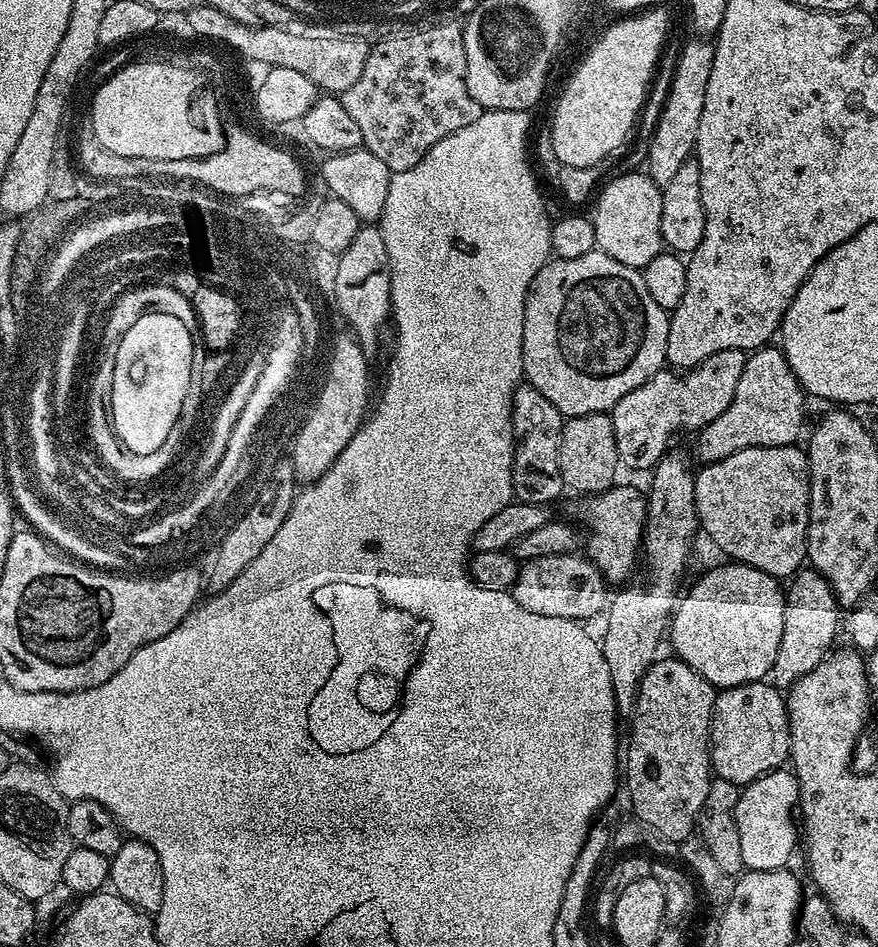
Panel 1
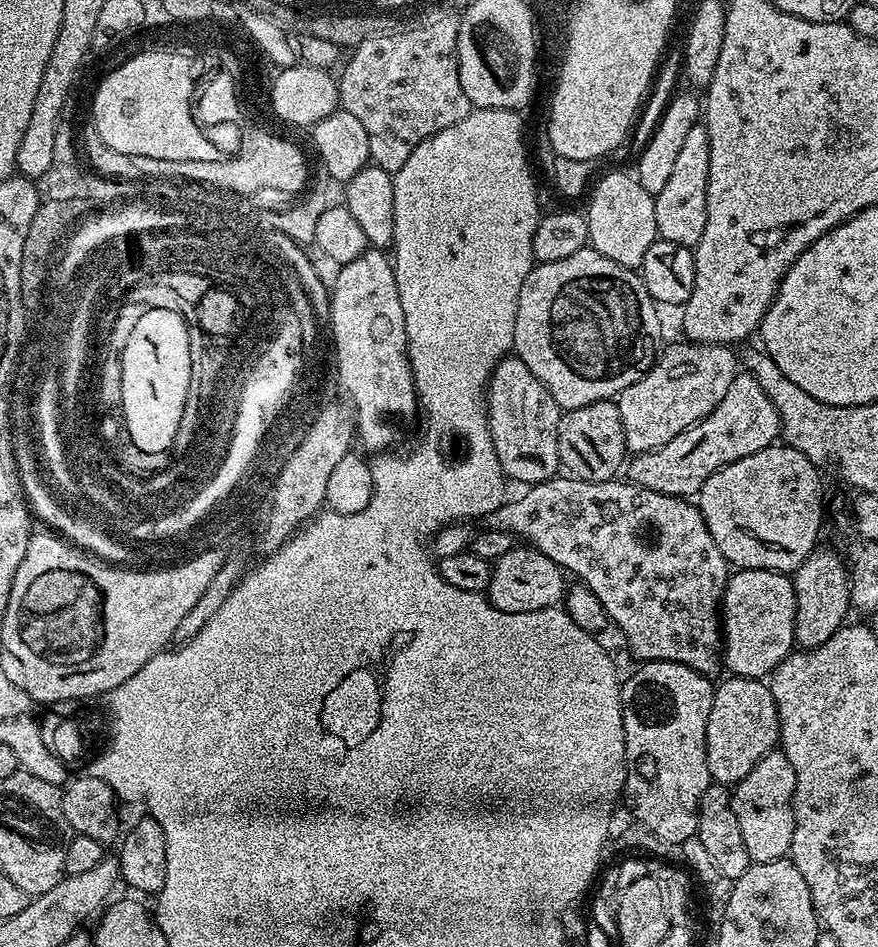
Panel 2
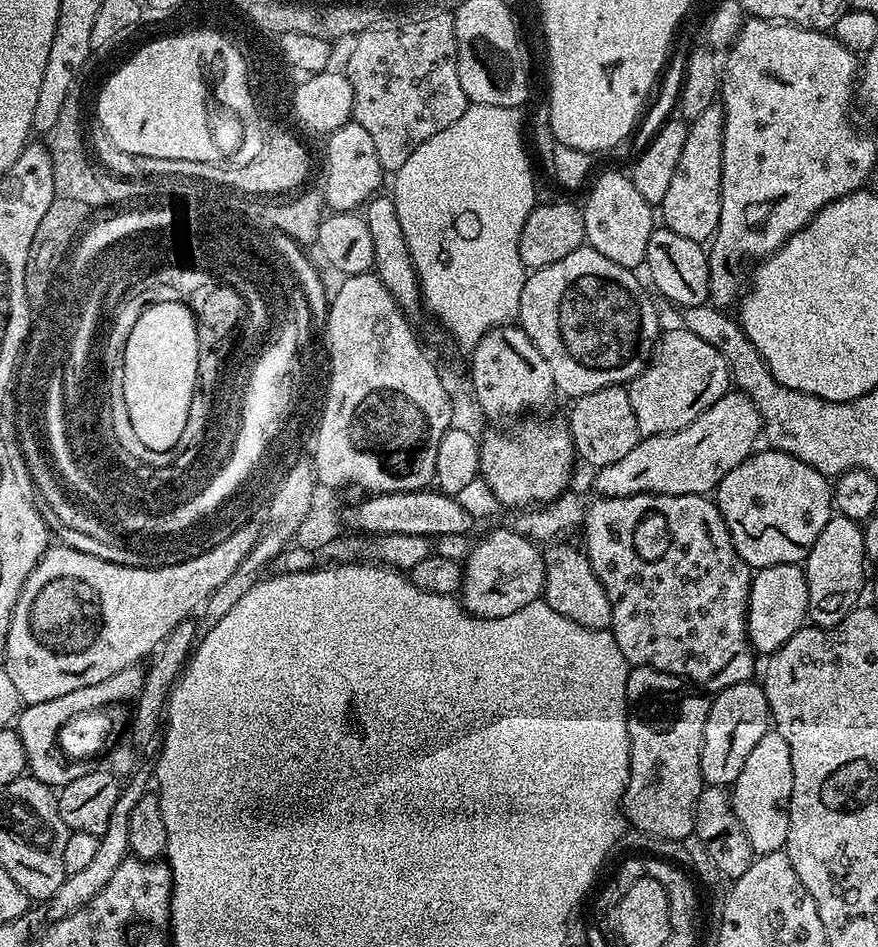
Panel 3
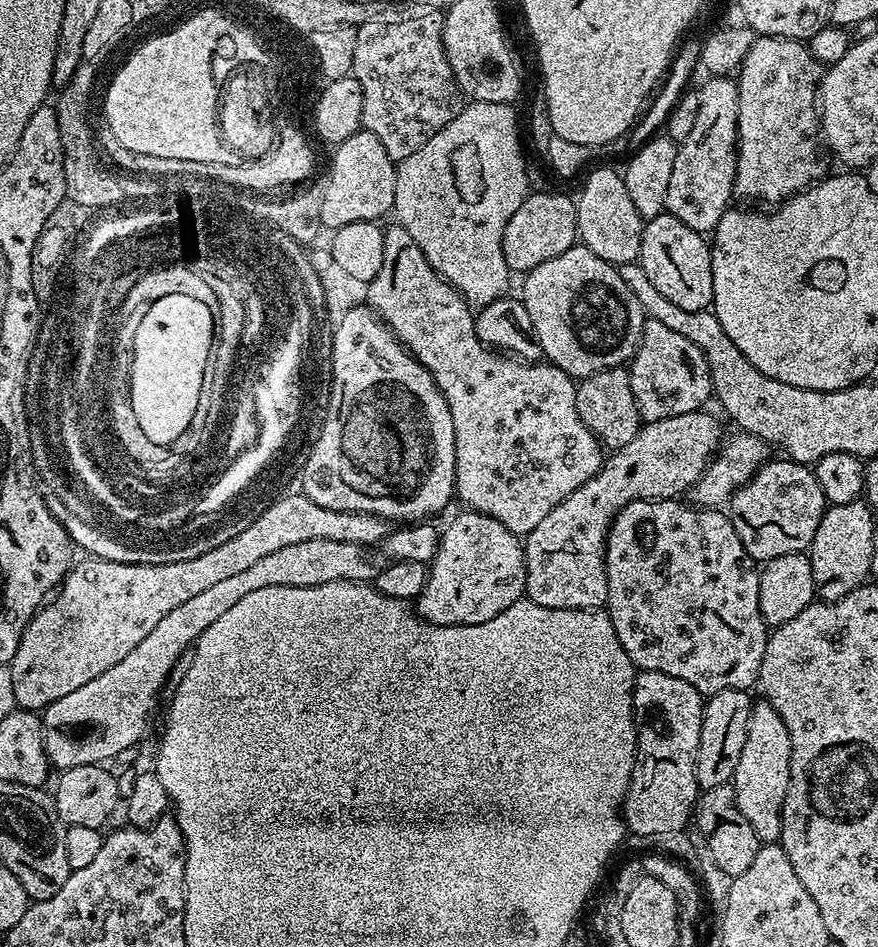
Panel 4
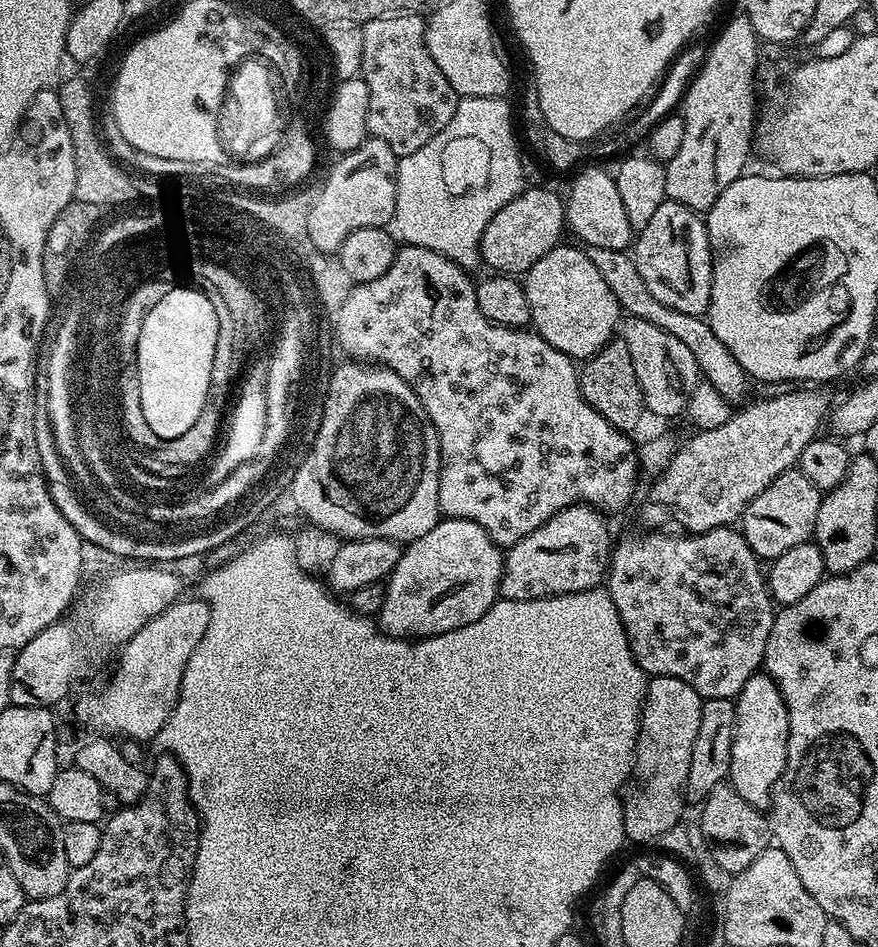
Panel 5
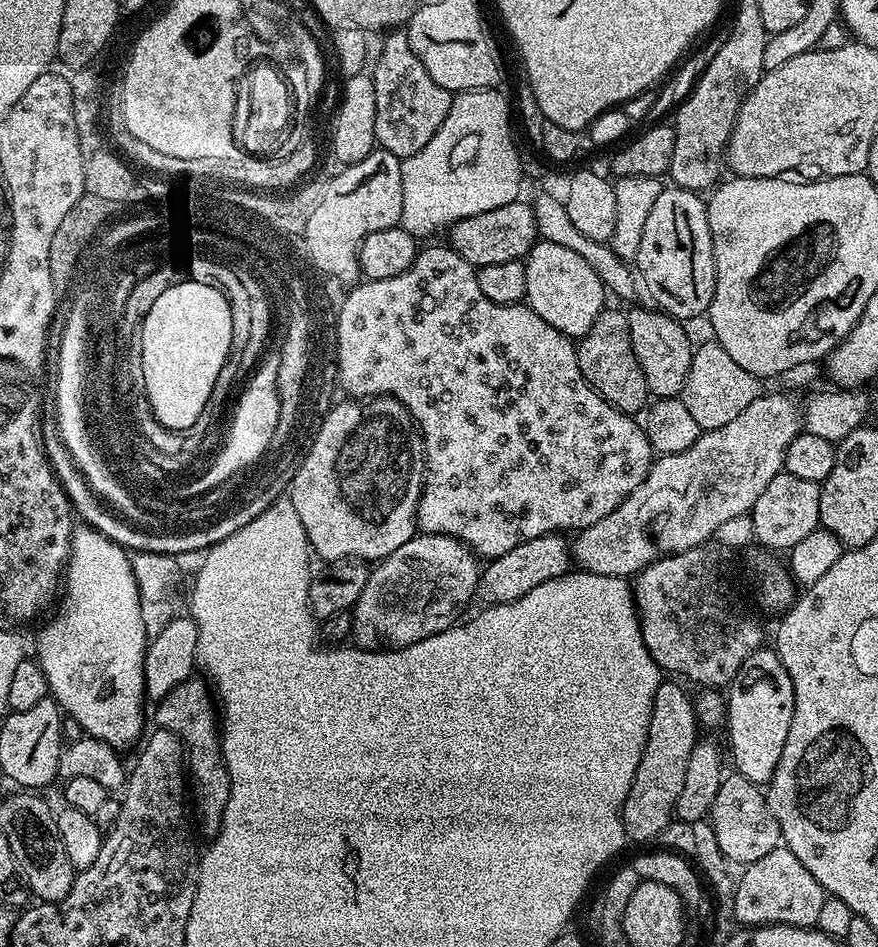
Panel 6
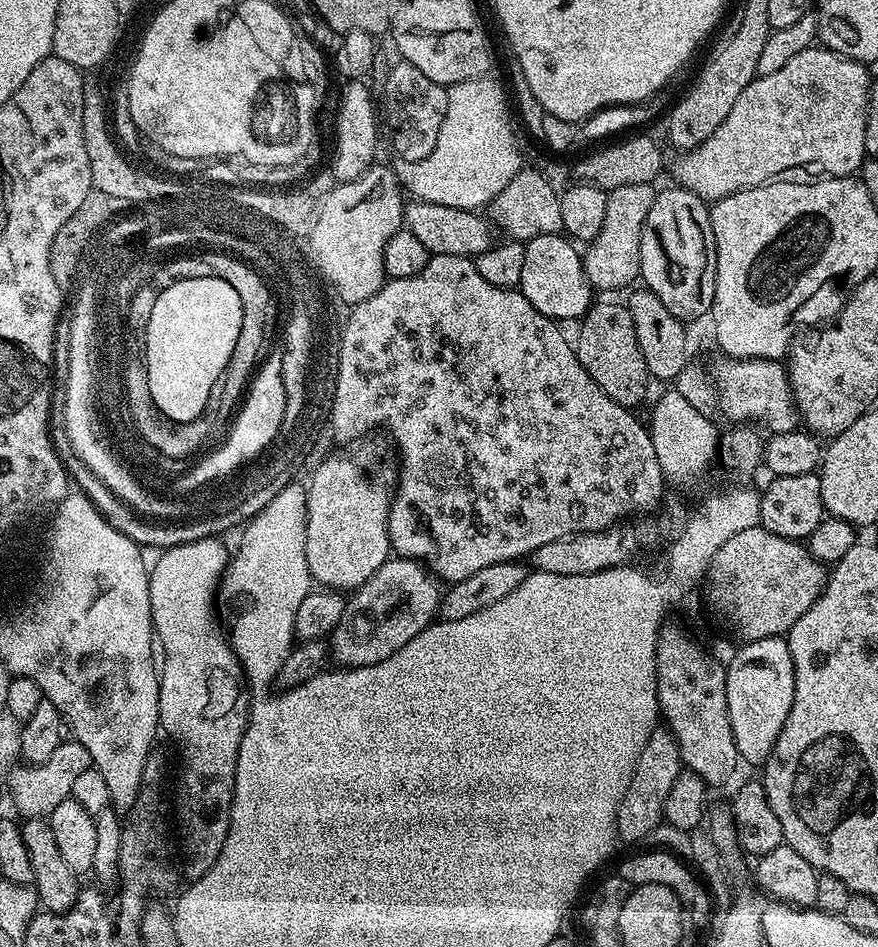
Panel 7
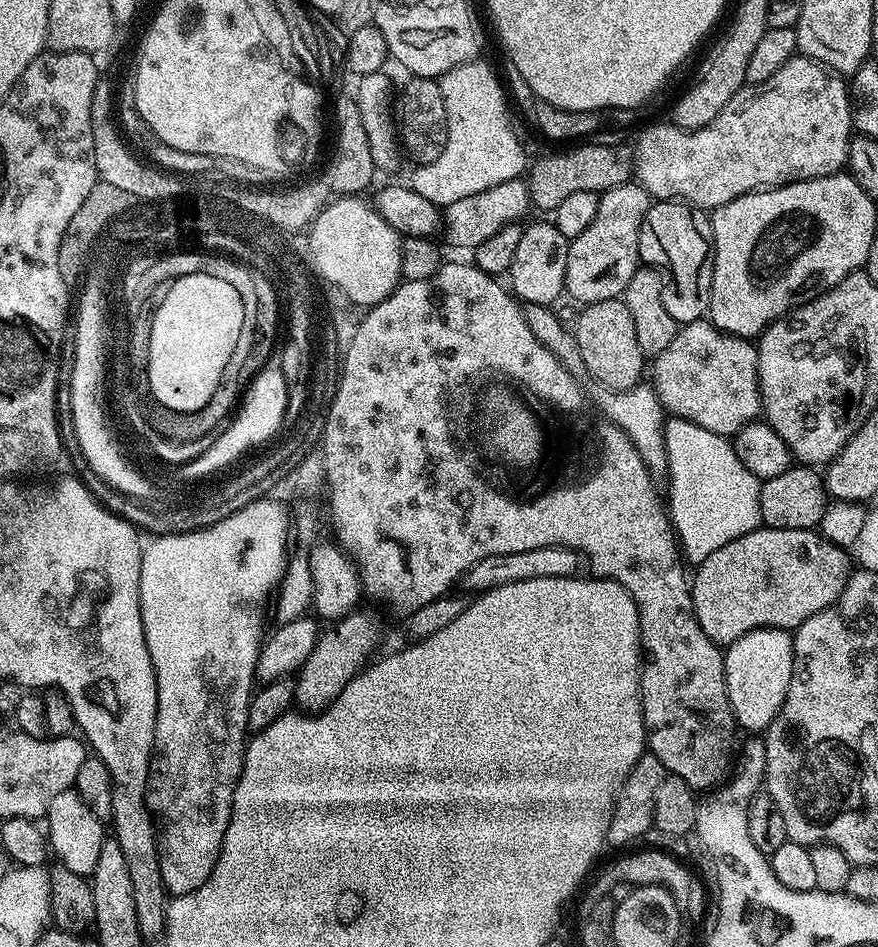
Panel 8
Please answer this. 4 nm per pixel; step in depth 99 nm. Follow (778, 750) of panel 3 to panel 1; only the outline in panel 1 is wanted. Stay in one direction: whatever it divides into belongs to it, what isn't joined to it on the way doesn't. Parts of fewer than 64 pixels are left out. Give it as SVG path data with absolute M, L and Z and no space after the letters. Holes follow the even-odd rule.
M787 767L776 768L740 788L736 807L738 838L742 845L742 862L749 872L778 870L785 867L798 844L798 805L800 783Z

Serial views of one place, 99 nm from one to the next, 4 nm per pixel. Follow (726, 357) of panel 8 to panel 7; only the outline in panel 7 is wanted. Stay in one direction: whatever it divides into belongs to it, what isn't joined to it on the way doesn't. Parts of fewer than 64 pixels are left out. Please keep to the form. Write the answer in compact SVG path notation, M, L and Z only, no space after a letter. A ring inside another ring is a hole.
M720 358L720 361L710 368L710 379L716 387L719 411L722 414L724 411L725 418L732 420L728 422L765 424L769 433L794 432L801 427L800 412L792 398L788 369L781 361Z

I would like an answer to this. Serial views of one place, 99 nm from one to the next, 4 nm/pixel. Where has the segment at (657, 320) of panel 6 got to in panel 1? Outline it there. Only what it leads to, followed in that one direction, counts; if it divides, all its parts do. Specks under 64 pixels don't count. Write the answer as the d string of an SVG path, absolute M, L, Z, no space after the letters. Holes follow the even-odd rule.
M741 349L722 350L718 354L710 354L696 368L689 368L683 374L676 370L661 370L654 373L642 386L630 390L626 398L622 398L612 407L611 418L614 426L614 442L620 455L621 465L628 468L645 468L651 470L656 467L656 463L664 457L664 453L669 451L672 435L680 432L683 428L693 428L699 430L705 428L734 398L734 390L738 390L738 382L742 378L742 370L746 356Z

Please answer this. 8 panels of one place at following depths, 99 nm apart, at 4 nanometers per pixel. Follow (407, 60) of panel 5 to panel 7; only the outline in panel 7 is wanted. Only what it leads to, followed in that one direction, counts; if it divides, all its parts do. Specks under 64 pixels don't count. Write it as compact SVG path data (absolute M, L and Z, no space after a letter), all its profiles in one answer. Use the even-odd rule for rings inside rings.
M401 59L388 72L384 80L384 104L382 100L382 124L388 127L392 148L404 159L403 163L414 166L434 150L438 142L438 130L446 118L448 88L434 82L410 62Z

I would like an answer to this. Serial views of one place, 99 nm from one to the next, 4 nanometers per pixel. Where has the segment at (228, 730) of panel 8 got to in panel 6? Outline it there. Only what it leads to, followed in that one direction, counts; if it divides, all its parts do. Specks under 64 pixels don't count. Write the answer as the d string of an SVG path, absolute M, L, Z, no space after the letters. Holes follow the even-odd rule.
M196 679L183 680L169 696L165 696L155 705L155 723L159 727L170 730L184 743L187 749L186 764L190 769L191 779L192 776L196 779L194 816L195 819L196 816L200 819L200 828L208 835L208 838L214 838L220 832L220 823L226 810L226 802L229 798L229 778L224 765L224 754L220 750L218 708L210 695L209 685L207 683L204 685L202 681Z

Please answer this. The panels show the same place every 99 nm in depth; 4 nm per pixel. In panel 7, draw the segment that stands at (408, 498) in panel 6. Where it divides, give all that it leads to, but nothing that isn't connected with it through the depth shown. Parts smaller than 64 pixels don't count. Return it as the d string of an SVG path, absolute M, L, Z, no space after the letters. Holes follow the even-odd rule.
M376 430L354 440L346 453L328 460L316 474L311 504L306 504L306 566L317 585L333 590L355 590L365 584L390 558L388 515L394 489L400 483L400 458L391 436Z

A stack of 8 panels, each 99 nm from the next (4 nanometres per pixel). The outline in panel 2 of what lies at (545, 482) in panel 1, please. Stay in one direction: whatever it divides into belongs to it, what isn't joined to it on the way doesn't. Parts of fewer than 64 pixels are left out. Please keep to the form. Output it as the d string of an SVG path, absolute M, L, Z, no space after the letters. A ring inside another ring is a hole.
M505 355L493 366L486 385L486 419L493 452L498 456L498 462L509 481L517 480L520 486L531 486L551 480L557 475L561 462L556 445L556 431L561 415L562 410L548 393L548 388L520 361L519 356Z

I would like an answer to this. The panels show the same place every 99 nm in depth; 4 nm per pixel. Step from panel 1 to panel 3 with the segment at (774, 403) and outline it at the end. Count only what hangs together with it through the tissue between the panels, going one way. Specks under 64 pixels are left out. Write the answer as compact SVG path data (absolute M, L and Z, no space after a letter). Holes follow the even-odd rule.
M729 390L722 398L718 398L718 402L714 402L714 406L710 406L705 412L698 414L698 418L694 418L694 422L690 422L690 426L666 434L645 436L636 443L634 450L630 450L630 454L625 454L624 457L618 458L618 462L599 469L595 473L596 488L600 491L597 493L604 498L649 494L654 496L681 496L682 494L702 496L711 493L716 485L722 482L722 478L726 474L730 474L730 470L734 470L734 466L738 466L753 455L754 449L757 447L757 445L755 446L756 439L759 441L761 436L760 415L752 399L742 391Z

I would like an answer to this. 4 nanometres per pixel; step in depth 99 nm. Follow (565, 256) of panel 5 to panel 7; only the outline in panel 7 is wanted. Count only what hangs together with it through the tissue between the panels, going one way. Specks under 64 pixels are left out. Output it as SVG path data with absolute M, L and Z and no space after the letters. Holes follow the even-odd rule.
M542 234L524 244L524 253L526 258L522 261L522 278L518 290L528 299L530 306L534 306L534 310L538 310L544 316L548 316L557 322L565 322L564 320L579 321L594 303L594 297L592 297L594 289L584 273L581 249L567 235Z

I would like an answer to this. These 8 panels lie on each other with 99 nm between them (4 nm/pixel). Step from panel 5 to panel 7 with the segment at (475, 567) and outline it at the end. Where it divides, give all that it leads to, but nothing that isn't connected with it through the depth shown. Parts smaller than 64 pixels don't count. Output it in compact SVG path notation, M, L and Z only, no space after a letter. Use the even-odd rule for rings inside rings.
M389 558L365 584L360 585L347 597L344 613L338 626L330 634L330 656L344 668L365 668L390 658L410 638L422 634L437 619L442 599L441 581L421 561Z

